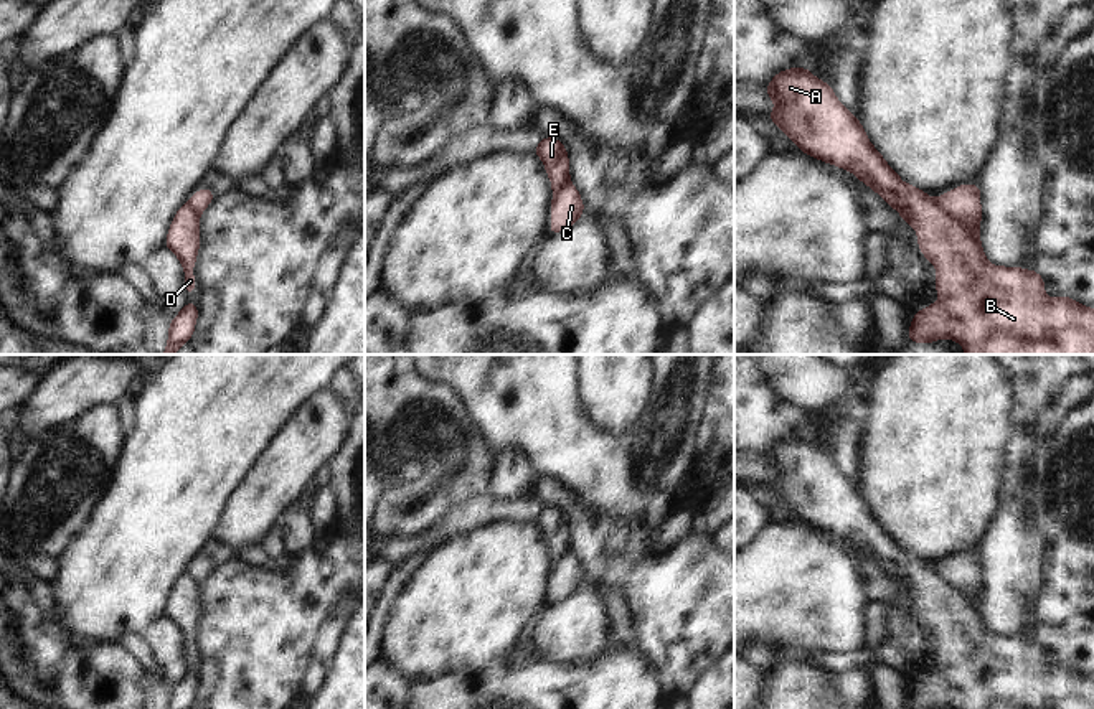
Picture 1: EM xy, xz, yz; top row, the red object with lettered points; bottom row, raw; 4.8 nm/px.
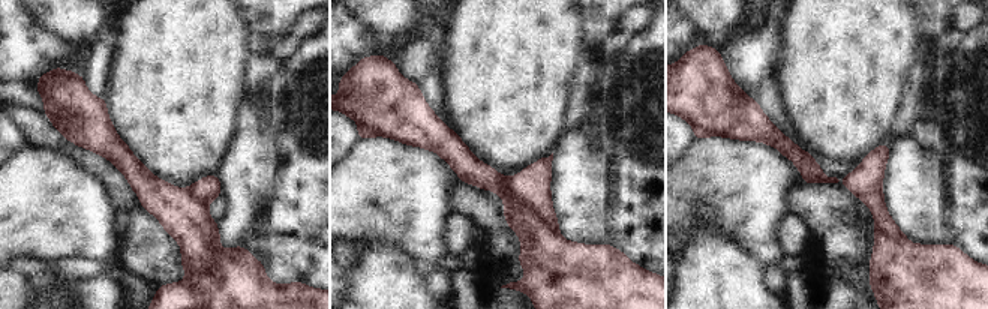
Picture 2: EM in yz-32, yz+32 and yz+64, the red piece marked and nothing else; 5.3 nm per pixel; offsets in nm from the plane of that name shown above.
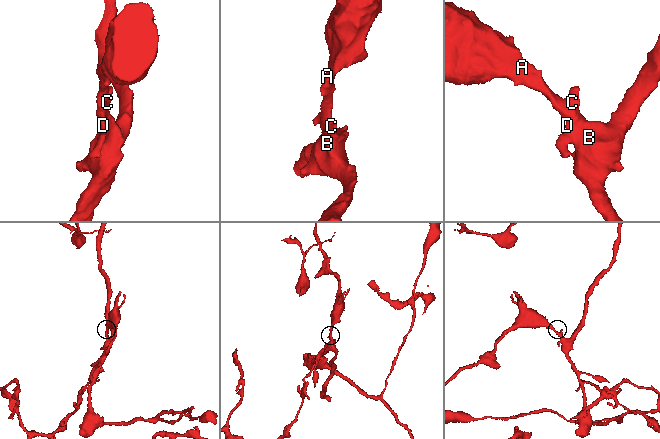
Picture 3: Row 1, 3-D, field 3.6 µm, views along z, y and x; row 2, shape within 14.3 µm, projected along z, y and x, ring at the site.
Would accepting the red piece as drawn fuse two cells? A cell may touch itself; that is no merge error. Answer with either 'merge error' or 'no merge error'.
merge error

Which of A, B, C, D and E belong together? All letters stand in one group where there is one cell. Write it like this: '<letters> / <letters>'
A B D E / C

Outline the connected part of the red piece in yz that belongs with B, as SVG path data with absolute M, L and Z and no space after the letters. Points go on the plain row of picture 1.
M797 435L779 440L771 453L764 457L777 477L767 483L784 503L807 524L835 536L853 541L860 551L871 556L903 589L916 597L919 618L937 636L936 660L942 666L939 671L914 683L908 709L1094 709L1094 678L1082 676L1069 666L1046 668L1044 650L1035 640L1020 636L995 636L987 632L983 618L967 597L949 587L934 567L912 554L904 554L899 544L884 531L879 521L868 509L858 486L850 483L835 467L833 457L813 447L810 439Z

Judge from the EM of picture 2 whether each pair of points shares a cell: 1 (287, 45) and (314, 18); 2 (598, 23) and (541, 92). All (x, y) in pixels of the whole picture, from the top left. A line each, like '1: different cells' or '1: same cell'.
1: same cell
2: different cells

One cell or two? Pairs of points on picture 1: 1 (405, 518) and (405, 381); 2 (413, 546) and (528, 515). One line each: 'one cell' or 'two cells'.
1: one cell
2: one cell

